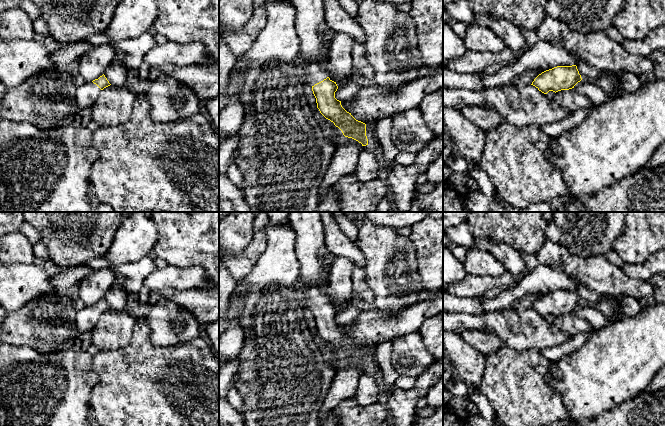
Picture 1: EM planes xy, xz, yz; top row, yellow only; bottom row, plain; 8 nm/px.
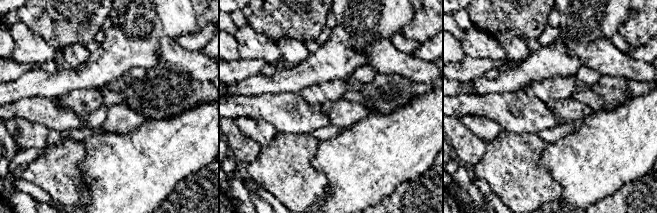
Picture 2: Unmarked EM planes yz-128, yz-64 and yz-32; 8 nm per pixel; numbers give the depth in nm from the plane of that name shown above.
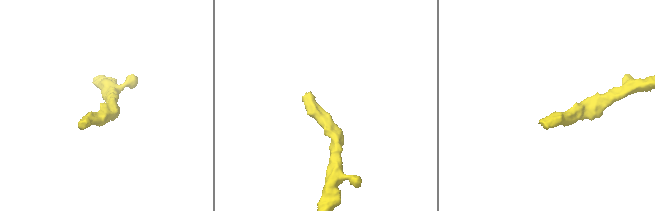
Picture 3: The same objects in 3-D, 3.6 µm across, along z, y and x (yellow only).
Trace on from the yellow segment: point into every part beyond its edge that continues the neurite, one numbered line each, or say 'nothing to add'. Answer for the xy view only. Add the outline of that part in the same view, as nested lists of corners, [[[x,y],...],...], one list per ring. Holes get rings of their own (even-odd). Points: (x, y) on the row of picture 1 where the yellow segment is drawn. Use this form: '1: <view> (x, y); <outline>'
1: xy (86, 95); [[[92,81],[76,87],[76,101],[79,110],[92,107],[96,102],[101,89]]]

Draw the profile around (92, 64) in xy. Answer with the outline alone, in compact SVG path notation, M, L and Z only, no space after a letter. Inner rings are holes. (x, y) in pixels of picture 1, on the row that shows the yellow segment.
M104 43L94 46L84 53L78 60L79 74L87 82L98 79L102 76L116 55L113 43Z

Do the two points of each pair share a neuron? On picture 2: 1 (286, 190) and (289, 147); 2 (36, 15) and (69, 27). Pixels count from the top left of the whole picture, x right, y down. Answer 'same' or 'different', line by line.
1: same
2: same

